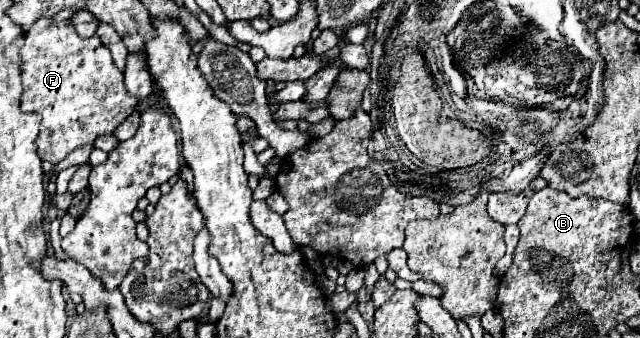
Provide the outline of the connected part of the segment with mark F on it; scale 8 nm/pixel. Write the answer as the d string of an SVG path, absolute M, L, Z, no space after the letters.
M52 20L36 22L24 36L24 46L20 50L22 58L22 112L36 112L42 116L40 134L36 140L40 160L48 160L50 164L58 164L70 152L82 146L94 146L96 138L104 134L114 134L114 130L132 114L136 106L136 98L126 94L122 72L114 66L110 50L98 38L78 38L74 28L68 22L52 26Z

